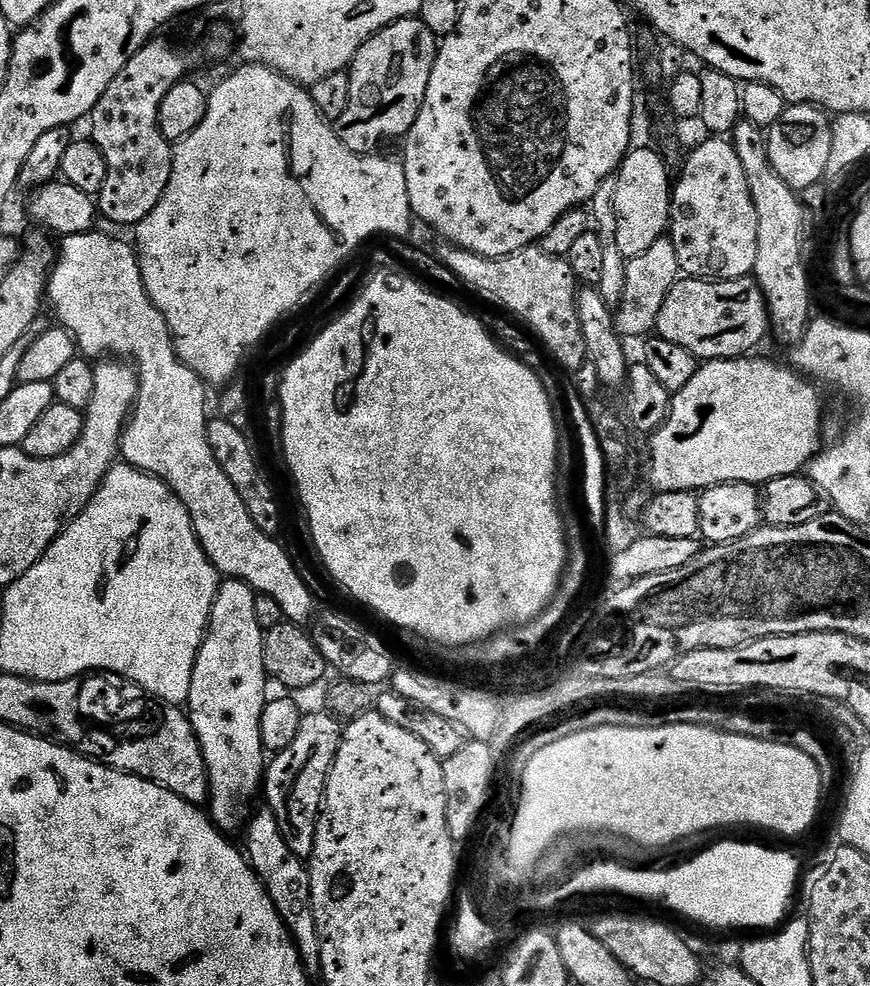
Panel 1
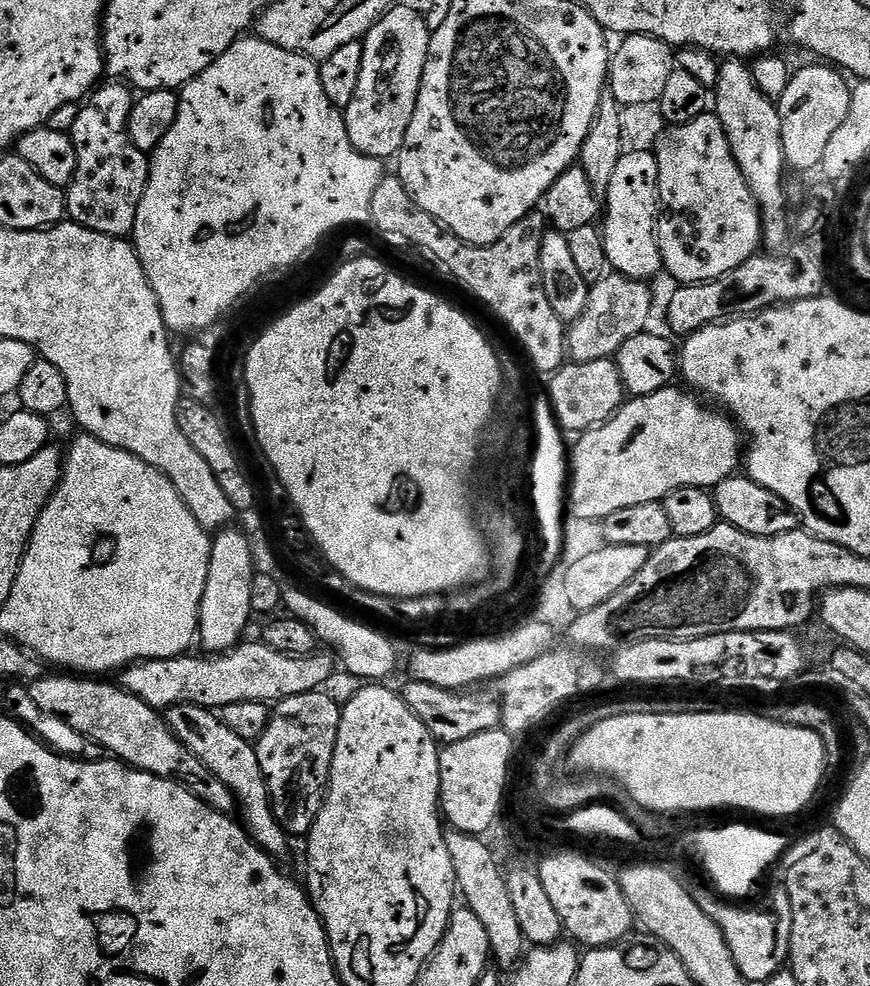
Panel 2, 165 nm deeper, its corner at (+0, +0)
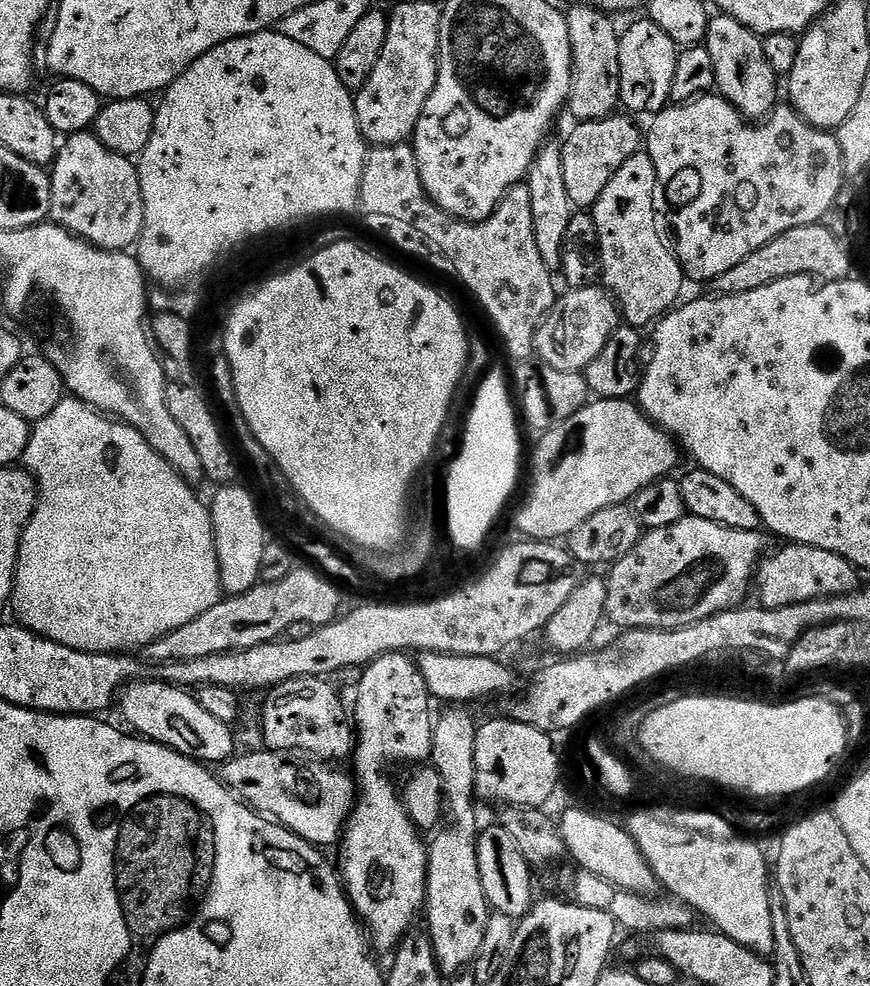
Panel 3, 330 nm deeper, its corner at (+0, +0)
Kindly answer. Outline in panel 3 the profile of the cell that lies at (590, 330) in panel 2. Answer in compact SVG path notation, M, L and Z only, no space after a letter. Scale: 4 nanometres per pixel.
M603 287L574 288L565 293L565 296L563 293L553 304L552 309L544 315L544 320L536 330L534 356L539 363L553 367L554 370L583 373L584 369L590 366L590 362L594 362L594 358L598 358L598 354L606 346L606 342L612 337L614 330L621 327L622 317L613 297Z

